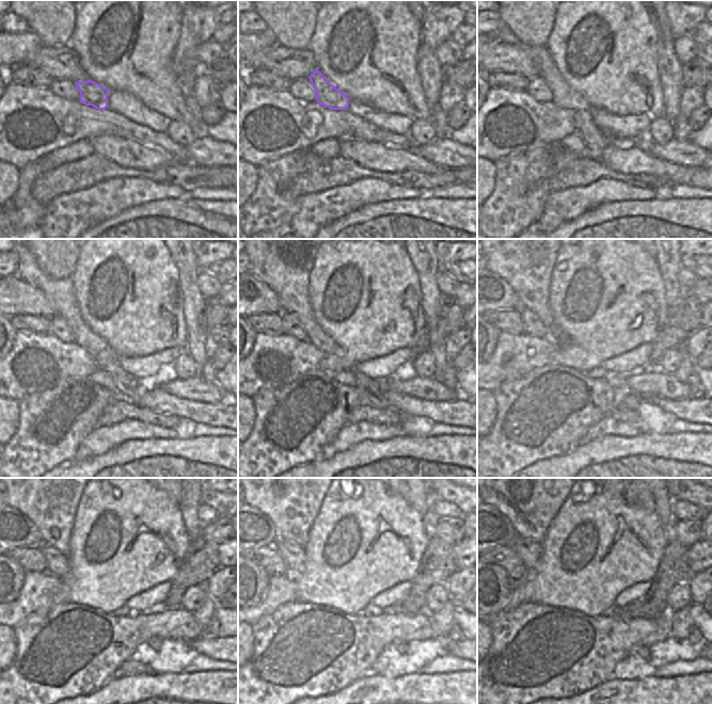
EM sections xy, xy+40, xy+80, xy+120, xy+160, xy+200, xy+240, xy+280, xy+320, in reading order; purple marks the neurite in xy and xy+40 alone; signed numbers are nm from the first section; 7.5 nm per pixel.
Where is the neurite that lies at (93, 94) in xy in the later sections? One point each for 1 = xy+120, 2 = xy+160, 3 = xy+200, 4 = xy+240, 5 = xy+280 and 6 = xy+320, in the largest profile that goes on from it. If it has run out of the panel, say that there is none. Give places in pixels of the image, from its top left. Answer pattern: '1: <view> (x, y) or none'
1: xy+120 (60, 293)
2: xy+160 (283, 260)
3: xy+200 (525, 260)
4: xy+240 (49, 499)
5: xy+280 (291, 499)
6: xy+320 (531, 499)

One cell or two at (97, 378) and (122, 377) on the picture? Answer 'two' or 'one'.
two

